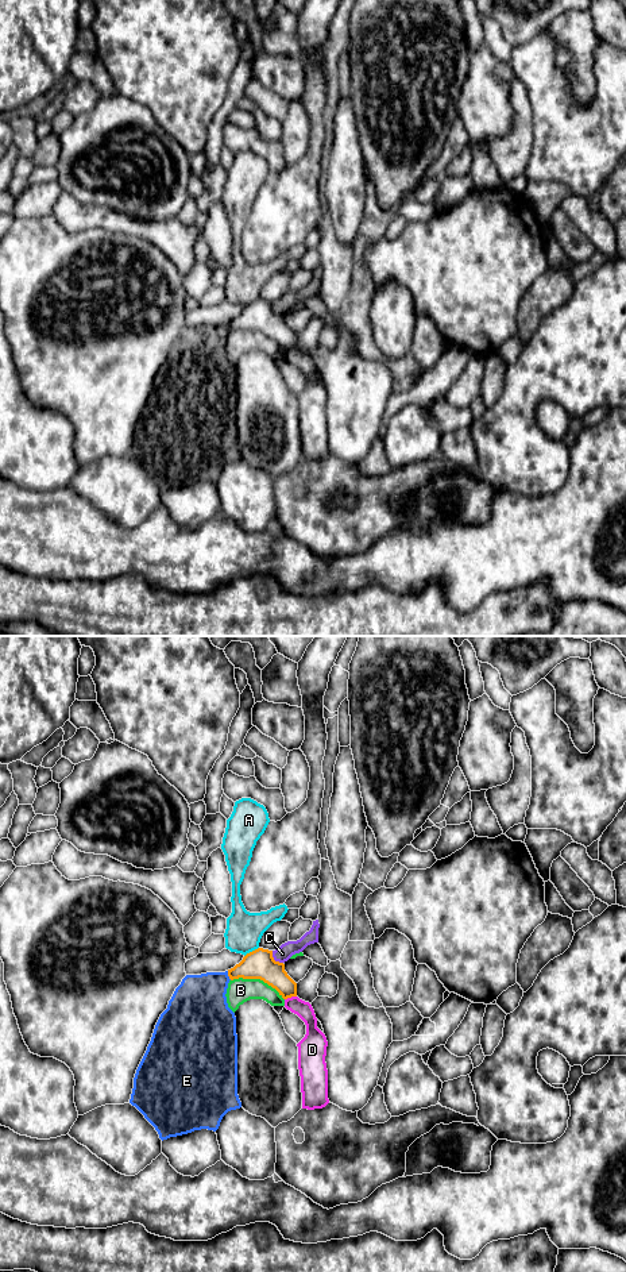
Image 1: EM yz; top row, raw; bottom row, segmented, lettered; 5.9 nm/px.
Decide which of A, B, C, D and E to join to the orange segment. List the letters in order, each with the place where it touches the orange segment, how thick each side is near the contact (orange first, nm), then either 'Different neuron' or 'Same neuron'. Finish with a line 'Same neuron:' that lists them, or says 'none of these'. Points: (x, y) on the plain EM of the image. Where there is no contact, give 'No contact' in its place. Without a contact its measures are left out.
A: Touches orange at yz (252, 303). Thickness 180 nm (orange) against 220 nm. Different neuron
B: Touches orange at yz (258, 330). Thickness 180 nm (orange) against 150 nm. Different neuron
C: Touches orange at yz (273, 311). Thickness 180 nm (orange) against 90 nm. Different neuron
D: Touches orange at yz (290, 349). Thickness 160 nm (orange) against 100 nm. Different neuron
E: Touches orange at yz (228, 327). Thickness 180 nm (orange) against 340 nm. Different neuron
Same neuron: none of these

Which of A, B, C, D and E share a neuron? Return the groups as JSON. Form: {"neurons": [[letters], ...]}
{"neurons": [["A"], ["B"], ["C", "E"], ["D"]]}

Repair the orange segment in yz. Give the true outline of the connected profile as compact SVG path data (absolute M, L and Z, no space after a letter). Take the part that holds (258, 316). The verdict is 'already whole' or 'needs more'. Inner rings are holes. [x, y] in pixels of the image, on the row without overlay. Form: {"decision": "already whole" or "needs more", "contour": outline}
{"decision": "already whole", "contour": "M258 300L247 305L233 320L228 321L233 331L260 331L275 340L283 351L297 348L297 335L285 323L285 316L275 313L273 302Z"}

